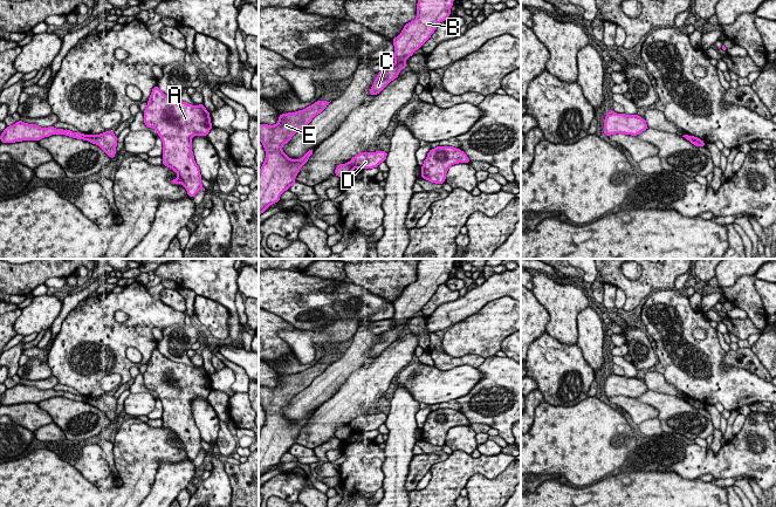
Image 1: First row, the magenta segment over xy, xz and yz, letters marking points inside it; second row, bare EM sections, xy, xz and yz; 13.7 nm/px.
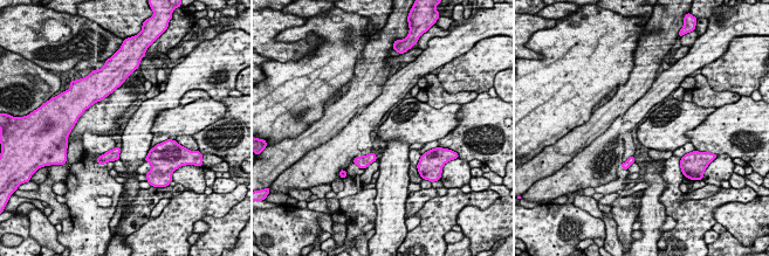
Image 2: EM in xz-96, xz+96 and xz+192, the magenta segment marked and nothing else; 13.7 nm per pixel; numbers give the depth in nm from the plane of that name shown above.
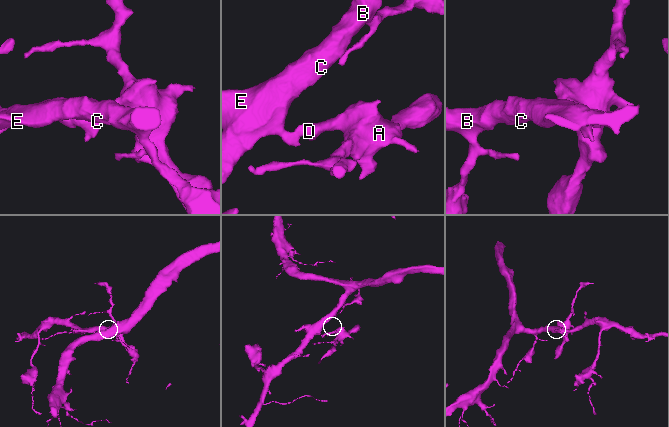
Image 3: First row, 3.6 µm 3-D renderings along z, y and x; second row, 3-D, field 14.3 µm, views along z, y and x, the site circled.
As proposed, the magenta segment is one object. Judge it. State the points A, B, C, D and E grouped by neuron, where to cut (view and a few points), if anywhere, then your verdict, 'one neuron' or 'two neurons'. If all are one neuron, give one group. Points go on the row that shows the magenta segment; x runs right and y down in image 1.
groups A D / B C E; cut xz (348, 163), (354, 169); two neurons

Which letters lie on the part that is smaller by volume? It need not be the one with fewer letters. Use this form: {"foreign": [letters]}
{"foreign": ["A", "D"]}

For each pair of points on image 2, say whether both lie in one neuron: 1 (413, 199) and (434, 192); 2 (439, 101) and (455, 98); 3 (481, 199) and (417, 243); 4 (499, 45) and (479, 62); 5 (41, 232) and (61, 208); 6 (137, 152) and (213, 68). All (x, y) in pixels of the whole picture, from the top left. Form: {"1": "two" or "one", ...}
{"1": "one", "2": "one", "3": "one", "4": "one", "5": "two", "6": "one"}

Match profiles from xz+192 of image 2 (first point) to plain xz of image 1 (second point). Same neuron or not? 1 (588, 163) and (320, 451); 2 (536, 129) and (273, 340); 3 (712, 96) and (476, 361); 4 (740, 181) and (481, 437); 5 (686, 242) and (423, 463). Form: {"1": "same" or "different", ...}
{"1": "different", "2": "different", "3": "same", "4": "different", "5": "different"}

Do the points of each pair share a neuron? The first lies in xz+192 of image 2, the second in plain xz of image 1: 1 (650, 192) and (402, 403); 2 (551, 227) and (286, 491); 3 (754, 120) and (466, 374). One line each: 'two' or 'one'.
1: one
2: one
3: two

